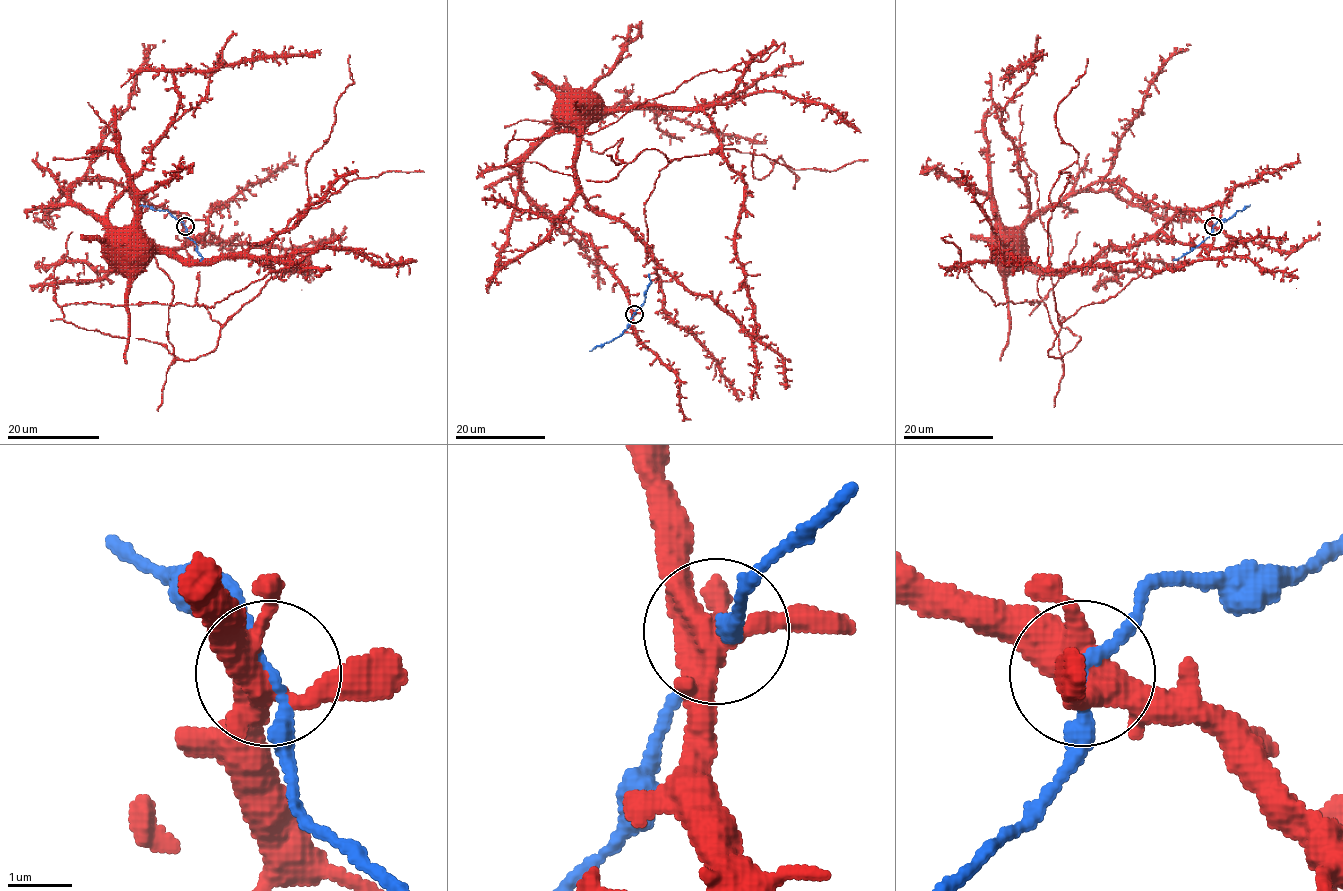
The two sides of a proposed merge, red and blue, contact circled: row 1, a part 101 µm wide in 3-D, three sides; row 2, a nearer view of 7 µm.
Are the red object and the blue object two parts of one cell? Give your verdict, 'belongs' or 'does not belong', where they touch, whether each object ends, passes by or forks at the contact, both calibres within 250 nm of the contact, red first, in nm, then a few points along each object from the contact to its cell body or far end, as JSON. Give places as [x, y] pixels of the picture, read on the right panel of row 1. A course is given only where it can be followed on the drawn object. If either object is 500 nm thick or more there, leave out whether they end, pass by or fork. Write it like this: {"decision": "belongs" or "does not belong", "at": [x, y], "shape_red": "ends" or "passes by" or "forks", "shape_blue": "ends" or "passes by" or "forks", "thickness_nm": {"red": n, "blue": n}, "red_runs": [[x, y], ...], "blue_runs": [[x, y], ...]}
{"decision": "belongs", "at": [1213, 226], "shape_red": "forks", "shape_blue": "passes by", "thickness_nm": {"red": 420, "blue": 170}, "red_runs": [[1212, 226], [1192, 213], [1147, 202], [1122, 183], [1092, 183], [1031, 219], [1015, 241]], "blue_runs": [[1212, 226], [1250, 206]]}

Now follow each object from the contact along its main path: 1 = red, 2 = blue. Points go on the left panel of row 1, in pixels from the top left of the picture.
1: (184, 226), (178, 213), (147, 202), (116, 182), (76, 182), (70, 198), (104, 219), (126, 241)
2: (184, 226), (166, 210), (139, 205)

